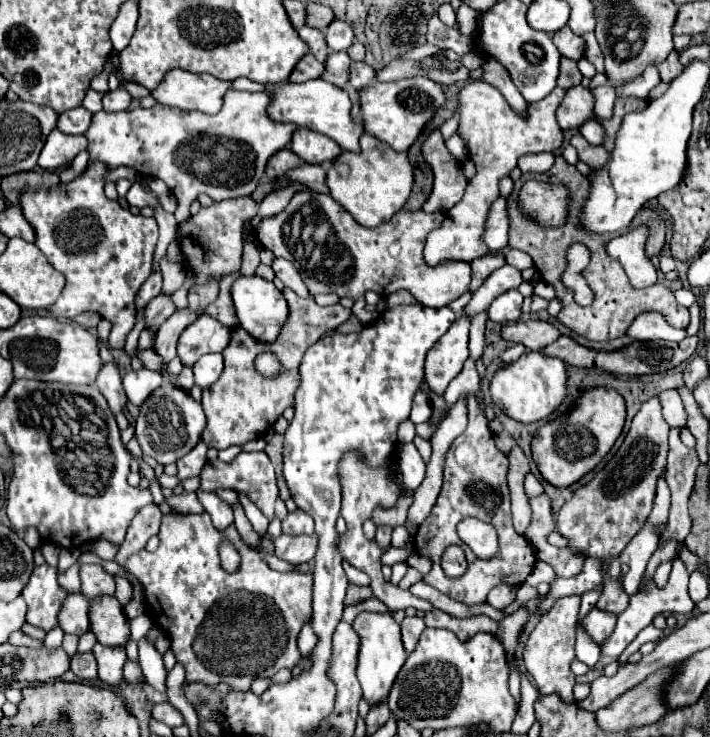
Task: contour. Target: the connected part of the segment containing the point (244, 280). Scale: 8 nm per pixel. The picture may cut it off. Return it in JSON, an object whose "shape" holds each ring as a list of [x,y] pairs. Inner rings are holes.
{"shape":[[[240,275],[234,281],[230,293],[232,293],[232,301],[236,307],[240,325],[258,341],[274,341],[286,321],[286,307],[288,307],[286,301],[282,301],[282,293],[274,287],[274,283],[266,281],[258,275],[250,275],[250,277]]]}

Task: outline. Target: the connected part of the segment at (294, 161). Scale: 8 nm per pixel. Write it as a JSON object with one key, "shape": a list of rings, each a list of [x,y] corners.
{"shape":[[[286,147],[286,149],[280,149],[278,153],[274,153],[274,157],[270,157],[270,161],[268,161],[268,165],[266,165],[266,175],[274,179],[274,177],[280,177],[280,175],[284,175],[288,169],[294,169],[294,167],[298,167],[298,165],[302,165],[302,163],[304,163],[304,161]]]}

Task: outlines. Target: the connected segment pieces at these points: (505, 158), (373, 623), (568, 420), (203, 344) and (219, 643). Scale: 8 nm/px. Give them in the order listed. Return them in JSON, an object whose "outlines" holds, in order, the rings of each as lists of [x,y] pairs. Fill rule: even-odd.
{"outlines":[[[[470,81],[460,89],[456,109],[460,115],[458,135],[464,139],[468,157],[476,165],[476,175],[472,177],[472,181],[468,181],[464,199],[446,213],[440,229],[434,229],[428,235],[424,247],[424,261],[428,265],[436,265],[444,259],[472,261],[488,253],[488,247],[482,243],[482,231],[488,207],[498,197],[498,179],[508,175],[516,167],[520,155],[554,151],[562,145],[562,129],[556,121],[556,109],[562,103],[564,93],[566,91],[562,87],[556,87],[544,99],[528,103],[528,117],[518,117],[518,113],[514,113],[514,109],[506,105],[502,93],[498,93],[498,89],[494,89],[486,81]]],[[[360,613],[354,619],[354,629],[362,641],[358,653],[358,681],[362,685],[364,699],[370,707],[386,703],[398,671],[406,661],[406,651],[400,639],[400,625],[390,617],[390,613]]],[[[592,387],[584,391],[582,397],[578,399],[578,405],[572,411],[568,411],[564,419],[552,419],[536,431],[532,439],[532,457],[538,471],[554,487],[568,487],[576,483],[580,477],[592,471],[602,461],[602,457],[612,449],[612,445],[616,443],[616,439],[624,429],[624,421],[626,421],[626,405],[624,405],[624,397],[618,391],[608,387]]],[[[210,315],[198,317],[194,325],[186,327],[186,333],[178,339],[178,357],[184,367],[192,367],[202,355],[218,353],[228,345],[230,329],[212,319]]],[[[208,513],[202,515],[164,515],[160,525],[160,545],[154,553],[142,549],[128,557],[126,571],[136,575],[144,585],[146,613],[150,619],[168,633],[176,659],[186,669],[186,681],[202,681],[208,685],[228,683],[234,689],[248,691],[252,679],[272,679],[280,669],[292,669],[300,661],[296,637],[300,627],[312,615],[312,575],[304,573],[278,573],[262,561],[262,557],[250,549],[230,525],[218,531]],[[222,541],[230,541],[238,555],[240,567],[228,573],[220,563],[218,547]]]]}

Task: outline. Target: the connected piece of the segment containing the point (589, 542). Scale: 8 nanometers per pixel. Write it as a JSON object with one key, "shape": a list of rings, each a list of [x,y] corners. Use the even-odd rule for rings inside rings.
{"shape":[[[656,397],[648,399],[634,415],[630,431],[626,433],[616,455],[600,471],[596,471],[586,485],[576,489],[572,499],[558,511],[556,531],[568,541],[568,549],[601,561],[604,587],[596,607],[603,611],[622,613],[622,609],[628,607],[628,595],[620,581],[610,579],[606,573],[610,561],[624,551],[624,547],[644,527],[652,511],[656,485],[666,469],[668,431],[670,425],[660,413],[660,401]]]}

